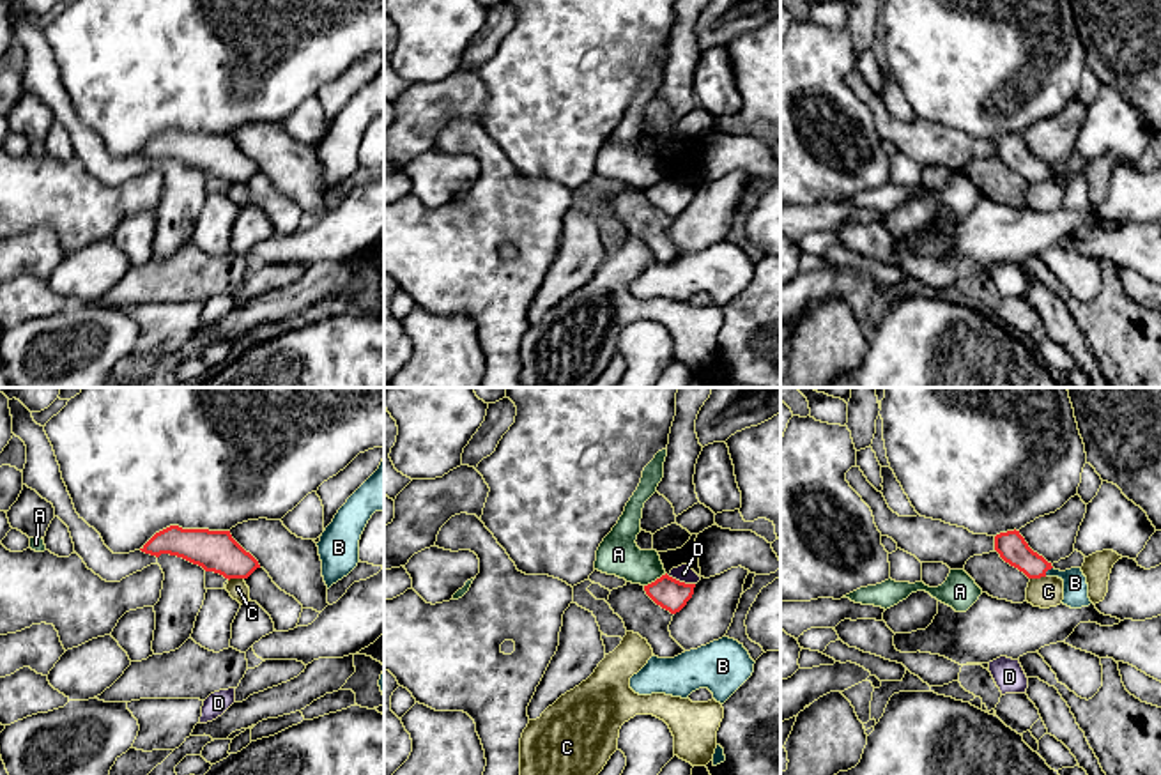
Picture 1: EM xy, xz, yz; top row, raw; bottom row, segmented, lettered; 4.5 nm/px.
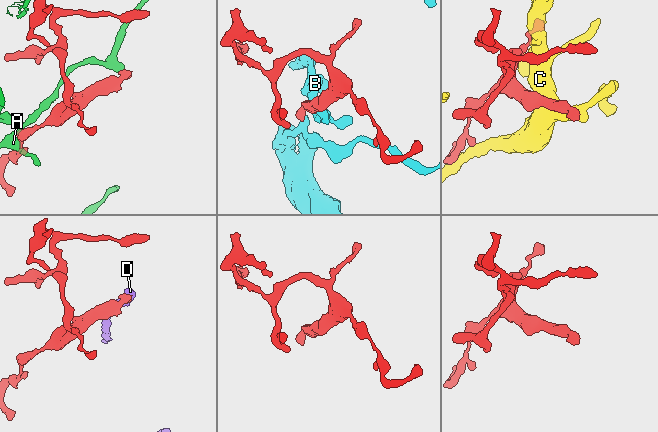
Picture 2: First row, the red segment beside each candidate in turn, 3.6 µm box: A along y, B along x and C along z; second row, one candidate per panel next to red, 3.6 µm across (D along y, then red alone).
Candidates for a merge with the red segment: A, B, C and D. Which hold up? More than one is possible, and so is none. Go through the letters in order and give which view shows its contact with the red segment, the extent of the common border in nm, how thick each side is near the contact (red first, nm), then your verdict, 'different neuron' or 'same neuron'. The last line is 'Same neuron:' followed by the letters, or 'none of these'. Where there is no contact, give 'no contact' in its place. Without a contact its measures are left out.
A: xz | 120 nm | 140/190 nm | different neuron
B: yz | 60 nm | 140/110 nm | same neuron
C: xy | 70 nm | 190/90 nm | different neuron
D: xz | 130 nm | 140/80 nm | different neuron
Same neuron: B

